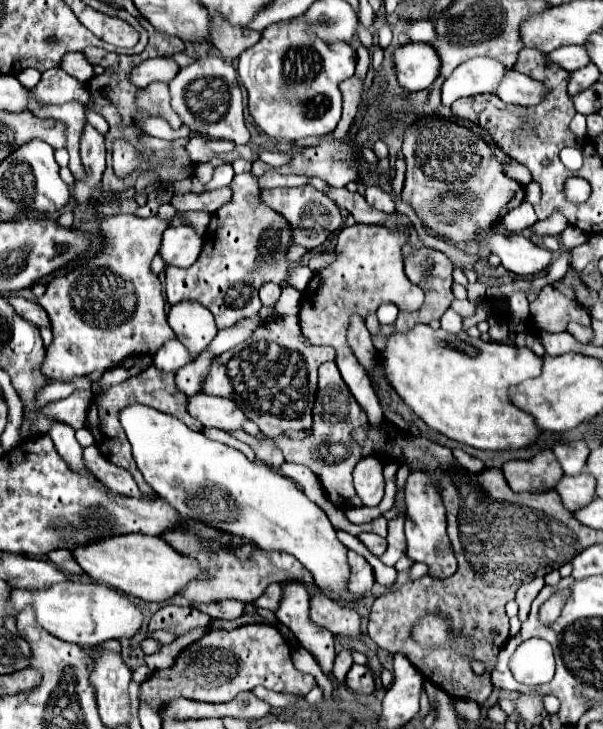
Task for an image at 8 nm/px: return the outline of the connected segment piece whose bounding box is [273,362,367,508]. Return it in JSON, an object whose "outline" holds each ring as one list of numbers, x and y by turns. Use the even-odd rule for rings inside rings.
{"outline":[[325,362,319,366,319,390,317,404,313,408,313,434,305,440,289,440,285,436,273,438,277,446,283,450,285,462,305,464,319,476,329,500,339,506,361,506,361,500,353,488,353,468,363,458,361,446,353,440,353,430,359,426,367,426,367,416,353,400,349,388,343,384,339,368,335,362]]}

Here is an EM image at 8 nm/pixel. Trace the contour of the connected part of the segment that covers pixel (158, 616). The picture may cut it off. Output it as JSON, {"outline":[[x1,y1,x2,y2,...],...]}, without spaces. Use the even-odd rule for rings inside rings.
{"outline":[[167,604,163,608,159,608,151,622,149,622,149,632,153,630,167,630,173,634,187,634,195,628,207,628,211,624,211,616,193,608,193,606,175,606,175,604]]}

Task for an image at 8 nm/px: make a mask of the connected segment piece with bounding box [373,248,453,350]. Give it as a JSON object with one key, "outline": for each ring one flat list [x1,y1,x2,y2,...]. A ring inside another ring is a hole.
{"outline":[[421,248,421,250,413,250,407,258,405,258,405,274,407,278,417,284,423,292,425,292,425,302,423,306,417,310,417,312,399,312,399,318,397,322,393,324,395,330,389,330,389,328,381,328,381,332,377,336,373,336,373,342,375,342,375,348,377,350,383,350,385,348,385,340,391,332,407,332,411,330,413,326,417,324,429,324,431,320,439,320,445,310,449,308,451,300,453,300,453,294,451,294,451,282,453,282,453,264,451,260,439,252,439,250,431,250,431,248]]}

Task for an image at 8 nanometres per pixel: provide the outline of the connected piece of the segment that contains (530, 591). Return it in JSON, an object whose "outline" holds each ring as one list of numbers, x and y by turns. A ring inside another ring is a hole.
{"outline":[[537,578,537,580,529,582,529,584,523,584,523,586,517,590,515,600,517,600,517,604,519,604,519,620,521,620,521,622,523,622,523,620,525,620,525,616,529,614,531,602,535,600,535,596,539,594,539,590,541,590,543,586,545,586,543,578]]}

